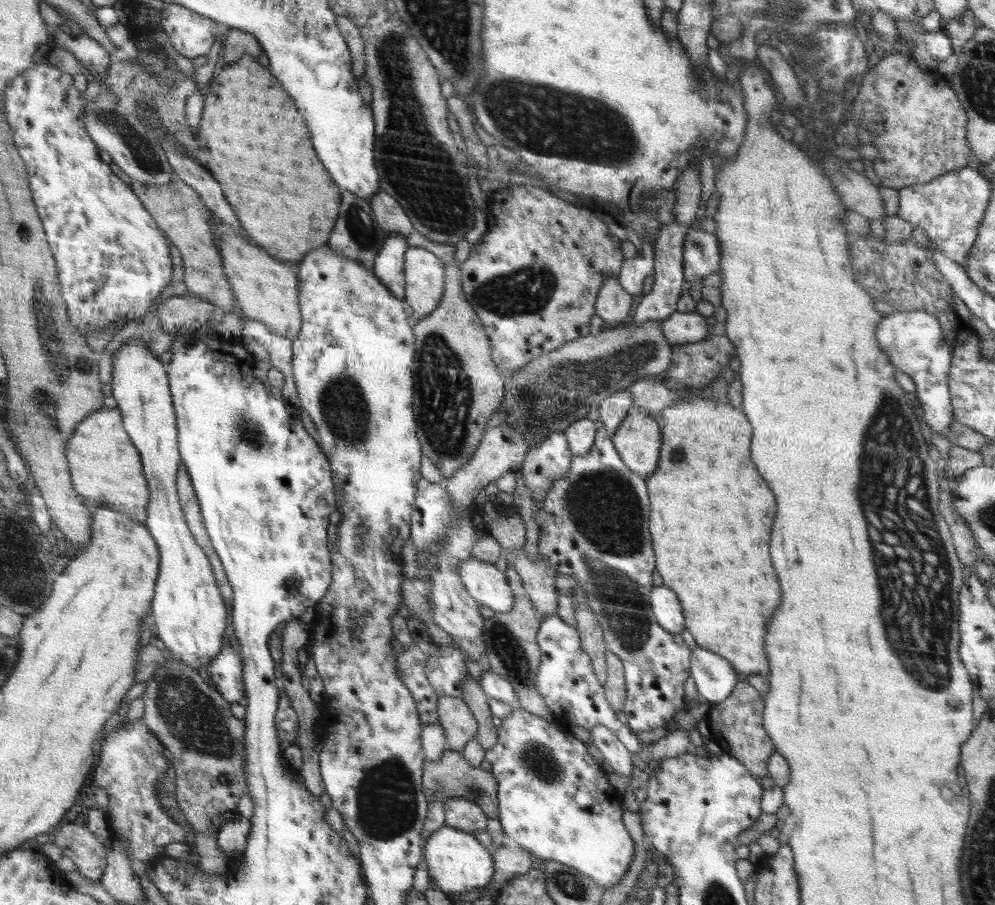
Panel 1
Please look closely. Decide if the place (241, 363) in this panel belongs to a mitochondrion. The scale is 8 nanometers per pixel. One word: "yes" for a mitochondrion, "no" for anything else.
no

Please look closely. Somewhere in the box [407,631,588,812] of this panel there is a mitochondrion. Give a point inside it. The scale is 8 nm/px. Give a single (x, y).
(537, 759)

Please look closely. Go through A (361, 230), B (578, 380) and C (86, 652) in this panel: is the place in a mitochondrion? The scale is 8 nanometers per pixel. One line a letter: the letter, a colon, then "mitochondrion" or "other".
A: mitochondrion
B: mitochondrion
C: other

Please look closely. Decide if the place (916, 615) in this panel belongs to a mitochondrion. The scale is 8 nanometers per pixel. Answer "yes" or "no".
yes

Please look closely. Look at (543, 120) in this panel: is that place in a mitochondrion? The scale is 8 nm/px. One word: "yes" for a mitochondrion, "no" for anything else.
yes

